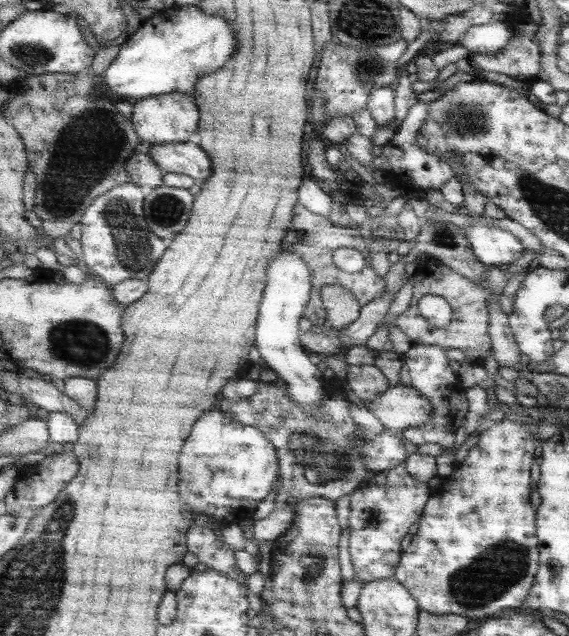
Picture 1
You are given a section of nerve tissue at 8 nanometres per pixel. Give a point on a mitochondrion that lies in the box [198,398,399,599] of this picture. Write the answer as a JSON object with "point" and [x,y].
{"point":[323,463]}

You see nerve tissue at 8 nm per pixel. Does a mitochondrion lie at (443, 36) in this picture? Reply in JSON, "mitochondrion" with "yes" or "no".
{"mitochondrion":"no"}

